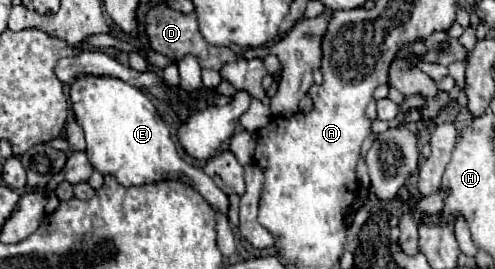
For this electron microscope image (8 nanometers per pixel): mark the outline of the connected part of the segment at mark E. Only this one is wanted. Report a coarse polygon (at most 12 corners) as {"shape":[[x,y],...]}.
{"shape":[[71,85],[87,157],[123,187],[183,181],[227,213],[227,195],[177,155],[143,91]]}

